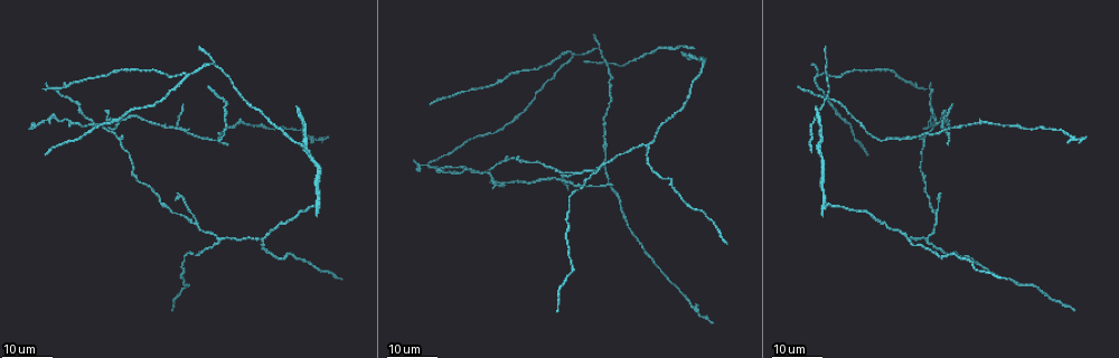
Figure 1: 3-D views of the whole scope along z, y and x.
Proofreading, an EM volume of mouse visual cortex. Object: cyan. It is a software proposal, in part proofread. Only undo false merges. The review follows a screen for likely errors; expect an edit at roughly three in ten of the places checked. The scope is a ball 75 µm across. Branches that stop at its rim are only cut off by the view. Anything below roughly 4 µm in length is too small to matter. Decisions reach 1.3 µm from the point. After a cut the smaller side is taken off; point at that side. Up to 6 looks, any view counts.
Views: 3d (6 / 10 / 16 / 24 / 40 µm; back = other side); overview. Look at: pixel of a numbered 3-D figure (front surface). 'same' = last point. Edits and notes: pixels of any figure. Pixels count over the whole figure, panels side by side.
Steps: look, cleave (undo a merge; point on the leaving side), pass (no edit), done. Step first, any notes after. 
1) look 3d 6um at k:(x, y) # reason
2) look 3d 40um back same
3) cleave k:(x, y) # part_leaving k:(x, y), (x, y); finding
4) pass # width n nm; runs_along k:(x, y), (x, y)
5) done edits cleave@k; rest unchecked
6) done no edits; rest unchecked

look 3d 16um at 1:(909, 240)

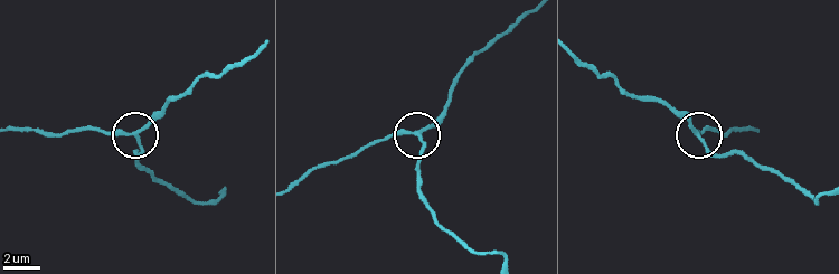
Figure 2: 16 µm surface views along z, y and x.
look 3d 6um at 2:(694, 130)

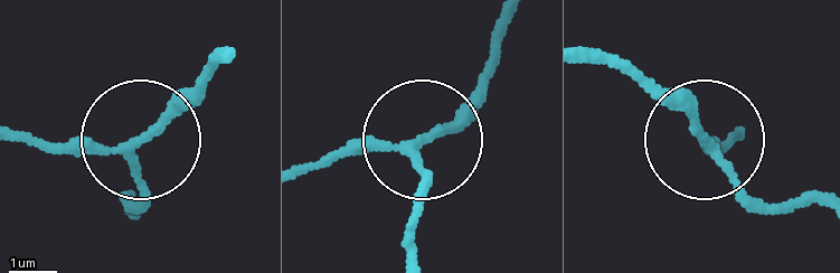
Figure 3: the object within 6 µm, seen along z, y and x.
pass # arms 3; runs_along 3:(302, 172), (418, 144), (411, 225); one cell here

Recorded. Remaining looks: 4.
look 3d 16um at 1:(603, 162)

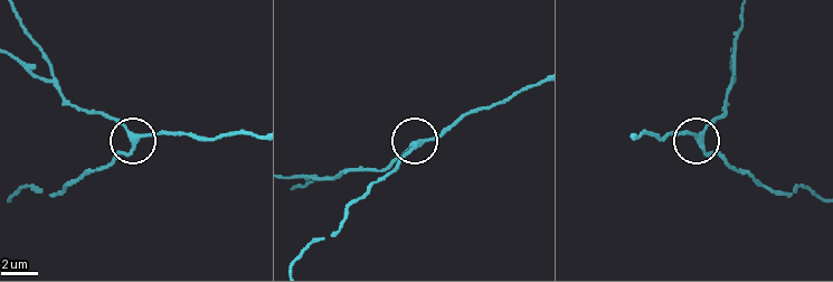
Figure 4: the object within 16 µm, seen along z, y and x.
look 3d 6um at 4:(700, 140)

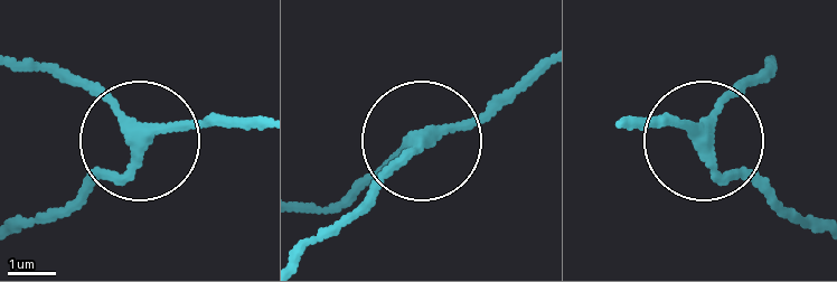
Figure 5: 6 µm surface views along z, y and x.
pass # width 250 nm; runs_along 5:(22, 60), (94, 85), (134, 146), (63, 213); continuous, no second cell

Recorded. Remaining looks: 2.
look 3d 16um at 1:(581, 175) # side arm on a straight run

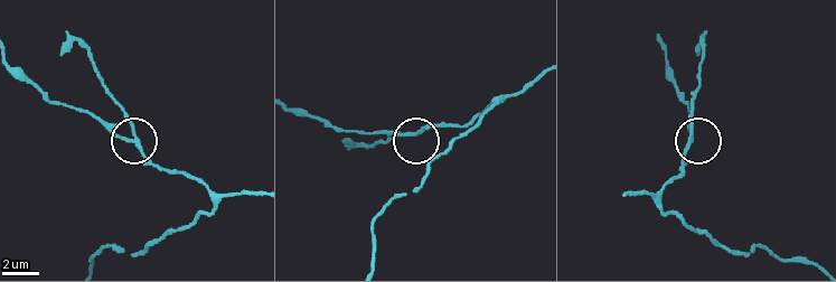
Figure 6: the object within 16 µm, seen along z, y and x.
look 3d 10um at 6:(691, 136)

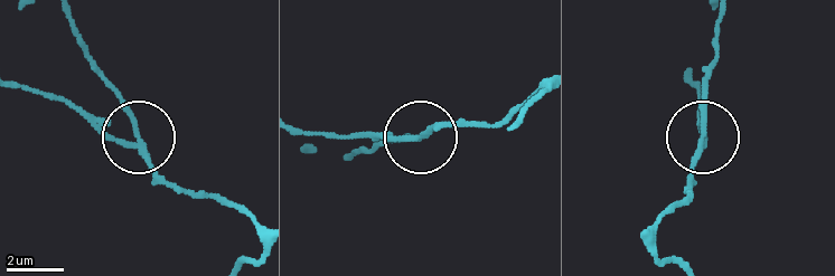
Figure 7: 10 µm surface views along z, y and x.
cleave 7:(128, 111) # side_arm 8 um; part_leaving 7:(148, 146), (73, 19); a second cell is stuck on

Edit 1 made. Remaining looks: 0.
done edits cleave@7; rest unchecked

